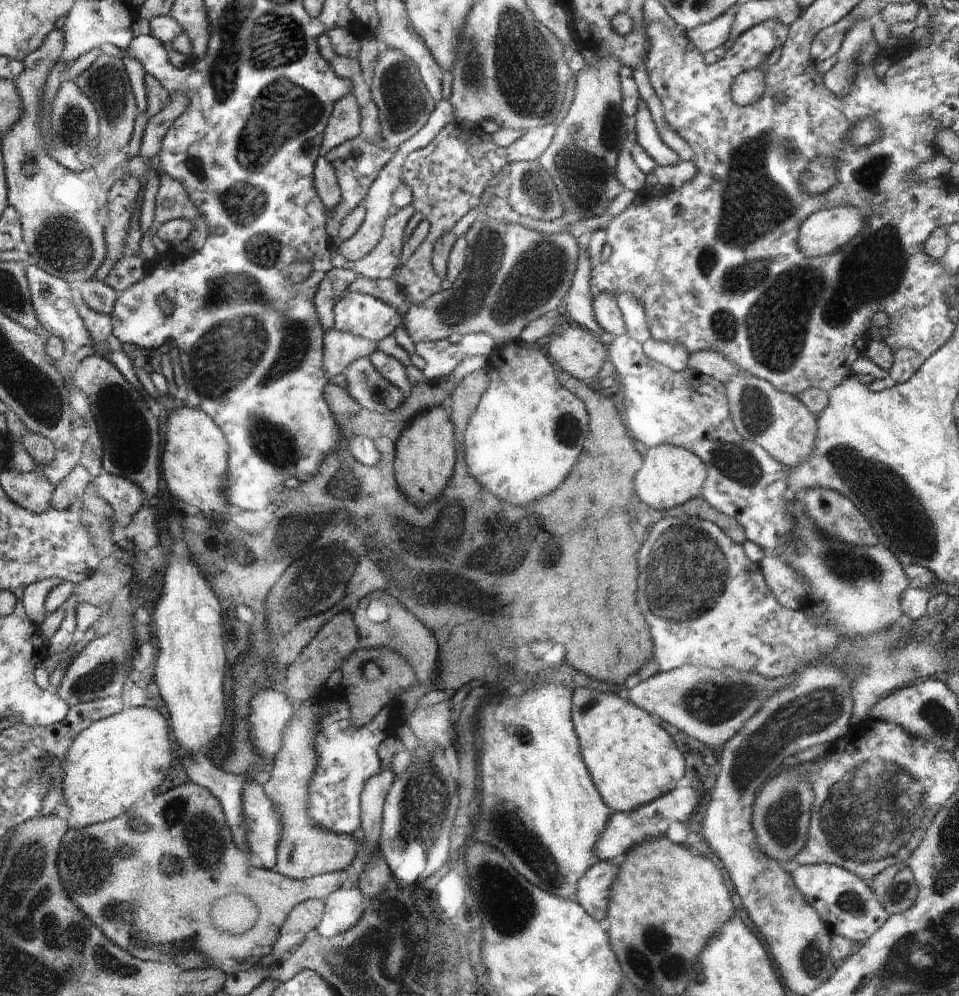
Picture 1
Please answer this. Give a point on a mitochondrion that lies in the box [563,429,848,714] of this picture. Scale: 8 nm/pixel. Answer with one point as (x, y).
(688, 574)

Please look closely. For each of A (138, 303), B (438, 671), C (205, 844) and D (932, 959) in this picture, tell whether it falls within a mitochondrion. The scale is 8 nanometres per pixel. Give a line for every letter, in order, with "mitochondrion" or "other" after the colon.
A: other
B: other
C: mitochondrion
D: mitochondrion

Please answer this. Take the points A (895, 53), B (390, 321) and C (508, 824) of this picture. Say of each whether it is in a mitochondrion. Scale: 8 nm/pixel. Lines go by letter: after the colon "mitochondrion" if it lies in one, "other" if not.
A: other
B: other
C: mitochondrion

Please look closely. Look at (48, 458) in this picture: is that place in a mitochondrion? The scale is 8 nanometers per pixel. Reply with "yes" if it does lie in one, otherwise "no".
no

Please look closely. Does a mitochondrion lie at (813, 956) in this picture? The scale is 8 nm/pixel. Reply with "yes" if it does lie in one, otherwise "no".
yes

